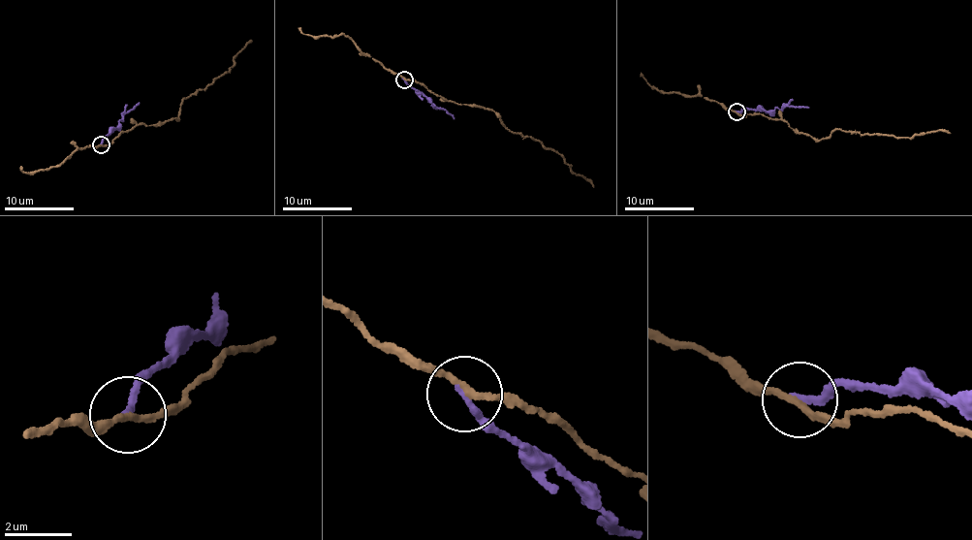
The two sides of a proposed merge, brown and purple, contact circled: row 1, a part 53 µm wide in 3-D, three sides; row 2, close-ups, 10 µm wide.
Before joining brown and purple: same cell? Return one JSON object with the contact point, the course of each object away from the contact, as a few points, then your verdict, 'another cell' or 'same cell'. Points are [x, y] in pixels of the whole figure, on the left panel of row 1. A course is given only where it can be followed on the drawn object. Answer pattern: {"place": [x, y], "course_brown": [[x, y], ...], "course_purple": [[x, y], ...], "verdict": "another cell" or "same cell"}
{"place": [101, 144], "course_brown": [[101, 144], [111, 144], [118, 134], [138, 125], [175, 119], [182, 100], [222, 76], [251, 42]], "course_purple": [[101, 144], [117, 127], [125, 112], [131, 111], [140, 102]], "verdict": "another cell"}

